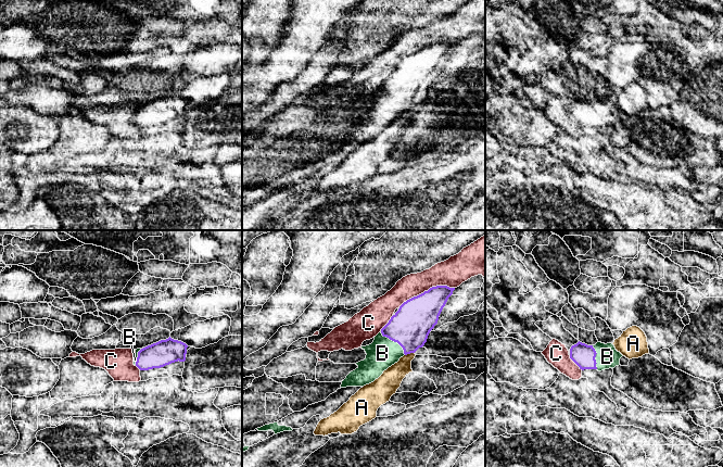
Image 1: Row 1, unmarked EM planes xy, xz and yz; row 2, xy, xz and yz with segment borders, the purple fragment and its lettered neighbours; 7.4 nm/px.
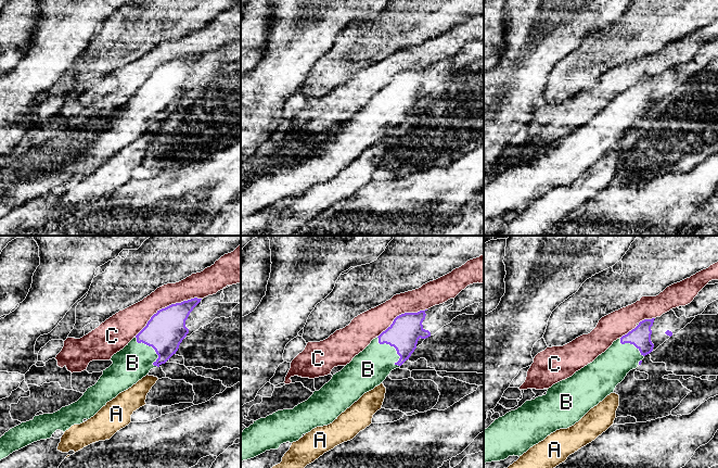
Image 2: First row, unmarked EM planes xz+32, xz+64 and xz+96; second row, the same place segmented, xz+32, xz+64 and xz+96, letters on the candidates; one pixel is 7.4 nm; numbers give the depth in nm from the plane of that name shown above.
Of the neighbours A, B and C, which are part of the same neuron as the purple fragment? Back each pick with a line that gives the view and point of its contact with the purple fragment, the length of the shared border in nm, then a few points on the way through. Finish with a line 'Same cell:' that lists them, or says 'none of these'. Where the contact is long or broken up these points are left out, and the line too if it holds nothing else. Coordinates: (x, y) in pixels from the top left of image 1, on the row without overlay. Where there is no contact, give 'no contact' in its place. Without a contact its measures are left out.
B: meets purple in xz at (394, 98); contact 260 nm long; runs through xz (409, 84), (394, 98), (382, 110)
Same cell: B

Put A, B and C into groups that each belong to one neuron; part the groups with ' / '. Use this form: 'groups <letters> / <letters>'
groups A / B / C

